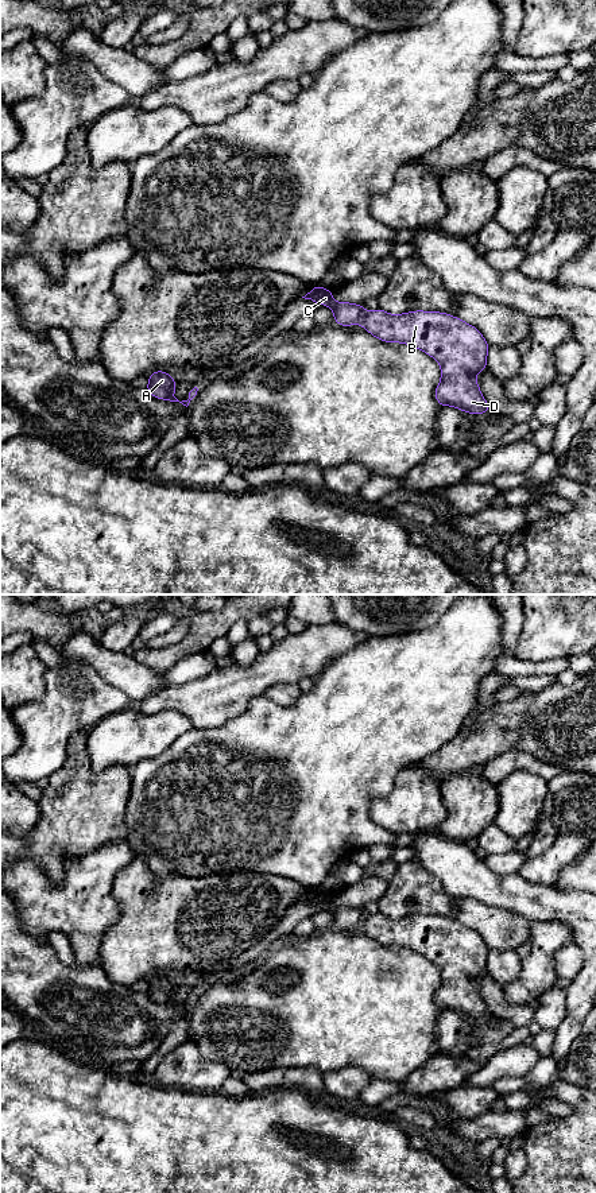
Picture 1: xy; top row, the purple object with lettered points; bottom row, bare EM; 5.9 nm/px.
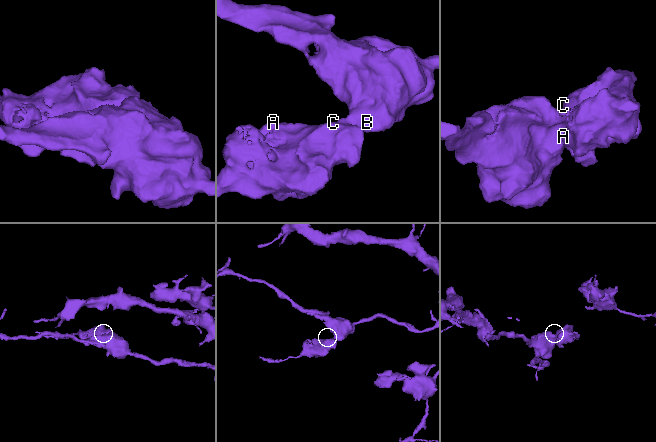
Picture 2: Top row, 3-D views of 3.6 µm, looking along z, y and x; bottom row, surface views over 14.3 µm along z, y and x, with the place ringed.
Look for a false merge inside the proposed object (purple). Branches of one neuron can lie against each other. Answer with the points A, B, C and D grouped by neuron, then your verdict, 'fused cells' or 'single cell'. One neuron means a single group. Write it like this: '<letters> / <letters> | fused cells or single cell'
A C / B D | fused cells

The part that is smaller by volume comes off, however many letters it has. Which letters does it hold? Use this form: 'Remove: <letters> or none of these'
Remove: A, C

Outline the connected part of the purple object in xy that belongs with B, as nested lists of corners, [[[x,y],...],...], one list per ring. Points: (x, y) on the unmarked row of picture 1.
[[[382,913],[364,915],[360,929],[378,944],[415,950],[440,967],[441,985],[436,991],[434,1002],[441,1012],[453,1010],[471,1019],[479,1019],[491,1014],[480,996],[479,987],[473,981],[487,972],[487,957],[489,953],[489,948],[476,930],[448,917],[417,914],[394,919]]]

